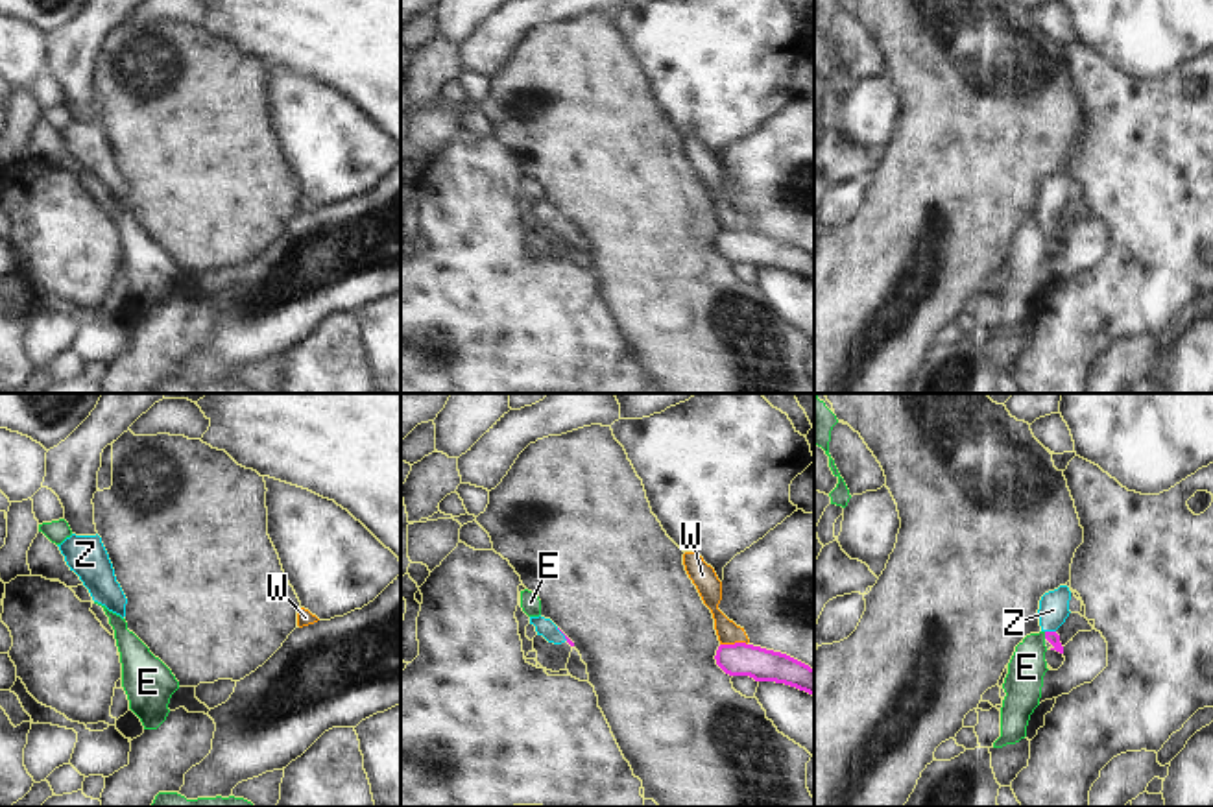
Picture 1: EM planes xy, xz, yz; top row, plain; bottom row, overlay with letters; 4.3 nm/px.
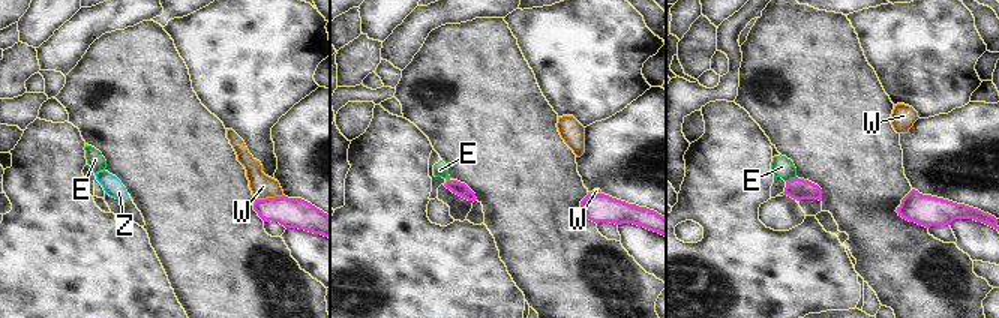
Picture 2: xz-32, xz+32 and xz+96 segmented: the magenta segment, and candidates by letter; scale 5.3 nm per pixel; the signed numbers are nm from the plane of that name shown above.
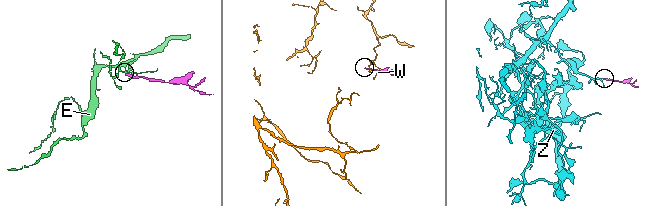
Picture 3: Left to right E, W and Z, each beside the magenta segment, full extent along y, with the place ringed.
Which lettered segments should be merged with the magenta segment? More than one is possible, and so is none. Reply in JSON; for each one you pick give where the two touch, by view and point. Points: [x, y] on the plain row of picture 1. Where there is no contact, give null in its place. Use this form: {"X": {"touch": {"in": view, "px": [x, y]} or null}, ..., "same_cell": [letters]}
{"Z": {"touch": {"in": "yz", "px": [1051, 218]}}, "same_cell": ["Z"]}

